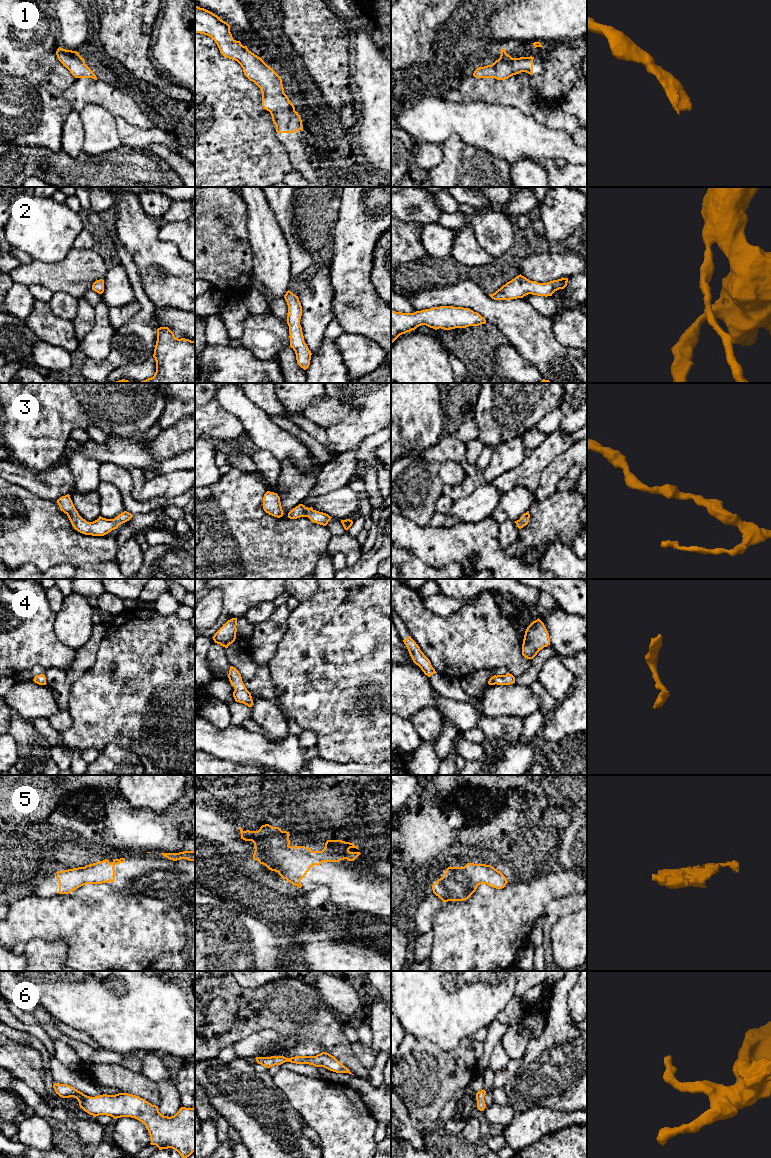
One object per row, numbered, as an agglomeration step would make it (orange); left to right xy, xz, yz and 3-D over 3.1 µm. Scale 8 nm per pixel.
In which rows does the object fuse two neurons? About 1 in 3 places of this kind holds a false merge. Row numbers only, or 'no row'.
no row

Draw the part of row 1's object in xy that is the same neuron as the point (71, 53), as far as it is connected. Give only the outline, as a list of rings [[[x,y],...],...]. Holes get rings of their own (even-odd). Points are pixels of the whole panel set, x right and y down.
[[[59,47],[56,51],[58,60],[75,78],[92,78],[97,80],[93,71],[85,64],[78,52]]]

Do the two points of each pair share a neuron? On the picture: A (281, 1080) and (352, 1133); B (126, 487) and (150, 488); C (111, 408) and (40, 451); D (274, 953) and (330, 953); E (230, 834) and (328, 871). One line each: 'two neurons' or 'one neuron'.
A: one neuron
B: two neurons
C: one neuron
D: two neurons
E: one neuron

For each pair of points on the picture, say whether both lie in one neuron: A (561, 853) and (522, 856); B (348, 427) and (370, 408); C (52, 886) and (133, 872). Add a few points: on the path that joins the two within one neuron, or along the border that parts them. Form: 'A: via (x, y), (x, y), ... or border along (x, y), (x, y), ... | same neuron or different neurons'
A: via (551, 853), (532, 853) | same neuron
B: via (353, 425), (365, 413) | same neuron
C: via (72, 879), (93, 873), (113, 872) | same neuron

